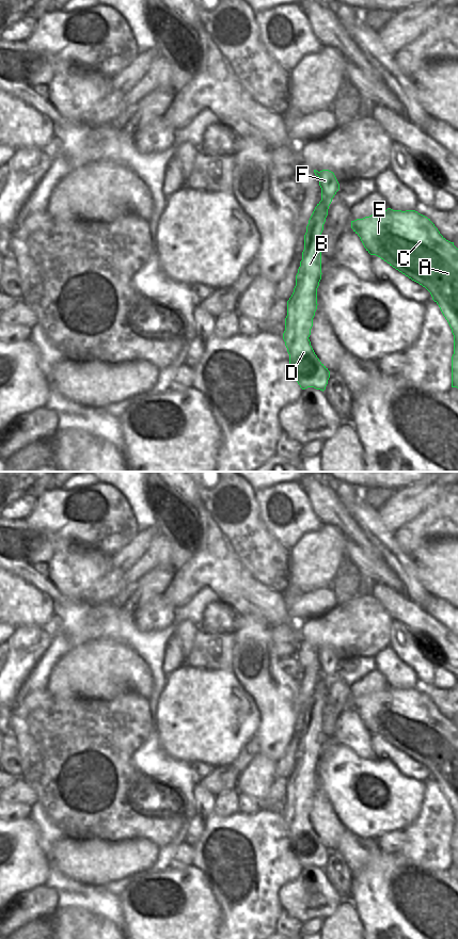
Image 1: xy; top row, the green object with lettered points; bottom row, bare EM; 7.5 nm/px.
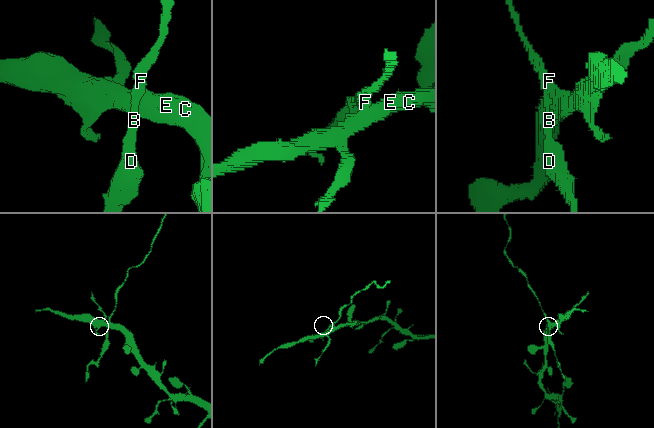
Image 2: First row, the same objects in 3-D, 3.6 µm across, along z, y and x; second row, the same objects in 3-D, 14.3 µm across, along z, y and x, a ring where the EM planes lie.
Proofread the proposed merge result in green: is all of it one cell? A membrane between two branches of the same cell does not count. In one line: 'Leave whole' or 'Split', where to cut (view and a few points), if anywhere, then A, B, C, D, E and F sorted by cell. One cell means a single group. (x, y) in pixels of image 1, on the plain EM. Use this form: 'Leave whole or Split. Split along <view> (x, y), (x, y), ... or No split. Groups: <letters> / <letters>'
Split. Split along xy (330, 679), (328, 683). Groups: A C E / B D F.

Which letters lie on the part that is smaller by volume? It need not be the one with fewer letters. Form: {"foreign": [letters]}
{"foreign": ["B", "D", "F"]}

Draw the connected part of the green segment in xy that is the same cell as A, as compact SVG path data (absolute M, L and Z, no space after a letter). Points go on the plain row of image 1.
M388 686L384 690L351 699L351 706L370 733L380 735L430 770L454 813L452 865L458 866L458 727L440 712L430 697L415 688Z

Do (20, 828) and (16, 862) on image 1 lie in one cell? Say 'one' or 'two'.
one

